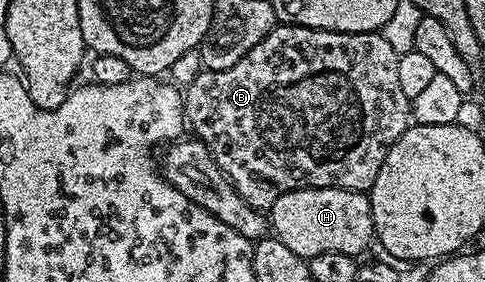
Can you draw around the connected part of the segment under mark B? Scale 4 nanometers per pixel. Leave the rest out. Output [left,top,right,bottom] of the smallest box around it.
[184,24,411,211]

